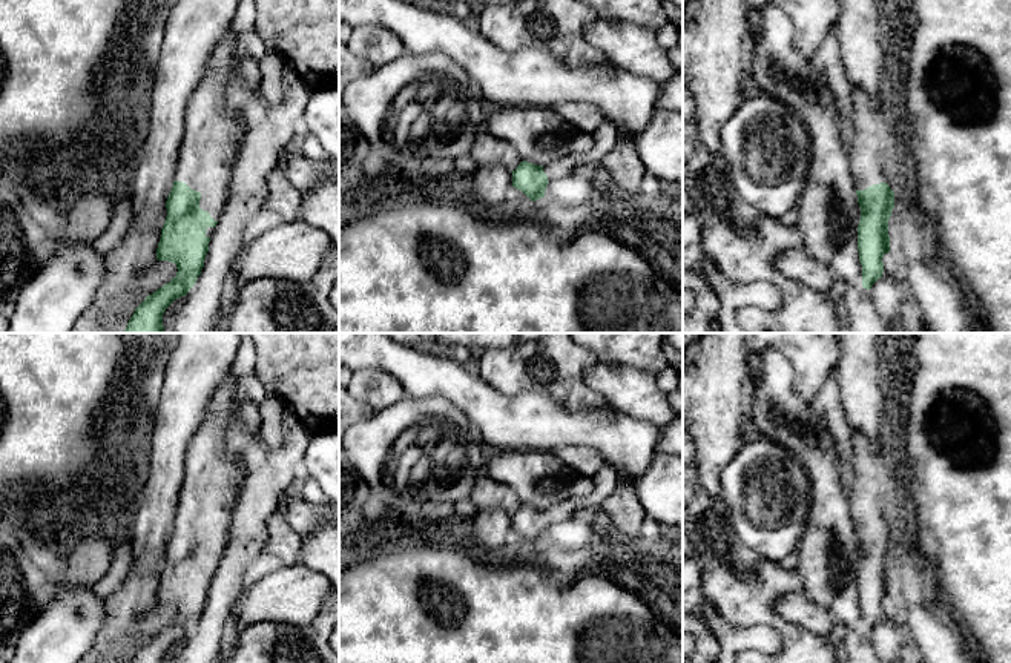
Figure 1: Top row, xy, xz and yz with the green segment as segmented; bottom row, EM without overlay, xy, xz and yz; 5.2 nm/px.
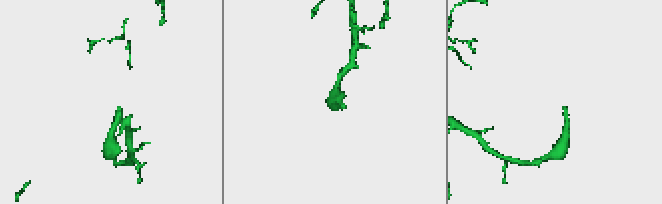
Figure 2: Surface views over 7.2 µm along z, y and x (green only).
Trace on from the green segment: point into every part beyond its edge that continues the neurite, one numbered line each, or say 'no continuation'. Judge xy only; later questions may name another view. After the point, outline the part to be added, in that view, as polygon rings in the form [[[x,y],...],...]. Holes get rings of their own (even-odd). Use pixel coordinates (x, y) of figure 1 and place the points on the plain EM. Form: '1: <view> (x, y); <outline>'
1: xy (212, 471); [[[239,396],[233,411],[221,421],[209,404],[198,431],[187,445],[175,525],[199,536],[199,551],[215,565],[219,565],[230,540],[235,491],[249,474],[242,463],[245,450],[235,454],[229,445],[232,427],[242,427],[249,436],[249,447],[262,444],[258,404],[259,401]]]

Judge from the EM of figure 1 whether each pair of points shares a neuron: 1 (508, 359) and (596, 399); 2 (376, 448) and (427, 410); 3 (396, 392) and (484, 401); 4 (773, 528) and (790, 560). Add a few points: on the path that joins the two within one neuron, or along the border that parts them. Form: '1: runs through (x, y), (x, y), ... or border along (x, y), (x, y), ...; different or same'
1: runs through (530, 367), (546, 367), (574, 393); same
2: runs through (385, 435), (413, 410); same
3: border along (376, 370), (390, 373), (405, 395); different
4: border along (796, 548), (778, 560); different

